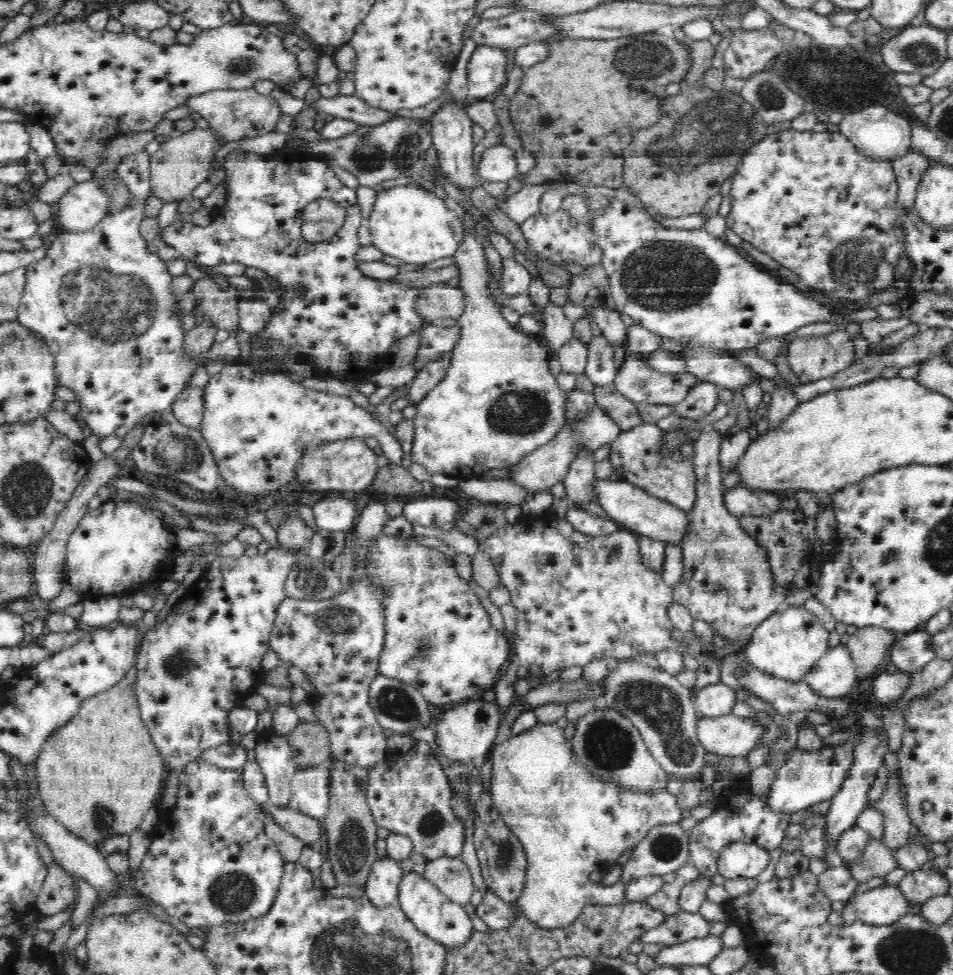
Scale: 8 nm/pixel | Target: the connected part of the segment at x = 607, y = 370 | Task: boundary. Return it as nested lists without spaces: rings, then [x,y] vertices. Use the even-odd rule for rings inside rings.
[[[604,335],[592,336],[587,344],[586,366],[583,374],[597,386],[606,386],[615,379],[613,346]]]

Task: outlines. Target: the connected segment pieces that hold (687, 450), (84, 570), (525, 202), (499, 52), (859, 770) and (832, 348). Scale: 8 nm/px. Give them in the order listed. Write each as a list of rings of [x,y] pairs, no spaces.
[[[644,423],[634,429],[621,430],[618,438],[611,442],[608,458],[613,468],[618,466],[623,468],[623,475],[617,477],[614,473],[612,479],[624,479],[684,512],[691,511],[697,498],[693,465],[694,440],[688,438],[680,442],[680,446],[674,448],[674,452],[663,452],[662,441],[663,431],[654,423]]]
[[[106,501],[98,509],[89,510],[68,537],[64,561],[66,582],[79,588],[80,594],[122,596],[130,586],[155,577],[158,566],[172,562],[178,552],[175,552],[171,538],[170,531],[164,529],[164,524],[152,509],[144,509],[132,501]]]
[[[538,184],[534,188],[523,188],[506,198],[501,209],[516,224],[522,224],[527,218],[539,213],[542,196],[549,190],[549,184]]]
[[[477,45],[467,63],[470,101],[493,102],[500,86],[506,82],[506,53],[508,50],[504,48]]]
[[[874,731],[866,732],[862,737],[858,737],[858,744],[854,751],[854,760],[848,770],[848,774],[843,782],[842,788],[830,799],[828,807],[828,858],[826,864],[830,868],[836,868],[843,864],[842,856],[835,850],[838,839],[844,831],[851,829],[856,822],[856,818],[862,810],[866,808],[867,792],[878,774],[878,768],[882,766],[884,754],[888,751],[888,735],[877,734]]]
[[[845,331],[820,336],[795,336],[792,346],[788,348],[787,361],[790,370],[801,383],[820,381],[826,377],[834,377],[854,362],[854,343],[850,334]]]

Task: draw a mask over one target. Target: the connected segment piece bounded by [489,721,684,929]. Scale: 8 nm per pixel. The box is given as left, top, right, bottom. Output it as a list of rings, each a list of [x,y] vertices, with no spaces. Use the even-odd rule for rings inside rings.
[[[538,721],[535,727],[536,728],[528,730],[526,733],[522,732],[522,734],[518,734],[518,736],[505,734],[505,737],[498,742],[491,754],[492,775],[489,789],[492,793],[492,802],[496,807],[496,812],[502,817],[505,825],[519,838],[519,841],[523,844],[522,848],[527,858],[524,888],[522,889],[518,900],[516,900],[518,907],[520,907],[521,916],[526,917],[528,922],[531,922],[535,928],[570,928],[570,926],[574,924],[576,917],[579,917],[580,914],[582,914],[584,907],[588,907],[591,904],[623,904],[623,902],[626,901],[625,885],[620,883],[620,880],[618,880],[615,875],[599,884],[592,883],[592,880],[589,880],[589,875],[593,872],[592,868],[596,868],[596,862],[598,862],[598,864],[604,864],[604,866],[606,866],[606,864],[614,864],[614,862],[622,856],[622,852],[624,852],[626,848],[630,848],[630,846],[639,846],[643,838],[646,837],[648,832],[654,829],[656,825],[679,823],[680,820],[684,818],[684,814],[682,814],[682,809],[680,809],[680,804],[678,804],[676,795],[671,794],[667,789],[648,793],[648,791],[626,789],[626,787],[622,787],[622,785],[618,785],[618,783],[597,780],[596,775],[594,775],[592,771],[586,769],[584,763],[578,761],[576,756],[573,756],[573,743],[571,740],[566,740],[566,738],[564,738],[564,730],[562,730],[557,723],[552,722],[551,724],[547,724]]]

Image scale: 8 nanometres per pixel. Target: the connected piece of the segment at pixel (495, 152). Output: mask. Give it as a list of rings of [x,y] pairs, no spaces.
[[[499,144],[494,148],[488,148],[481,158],[476,170],[480,180],[484,179],[492,184],[506,183],[519,174],[515,151],[508,146]]]

